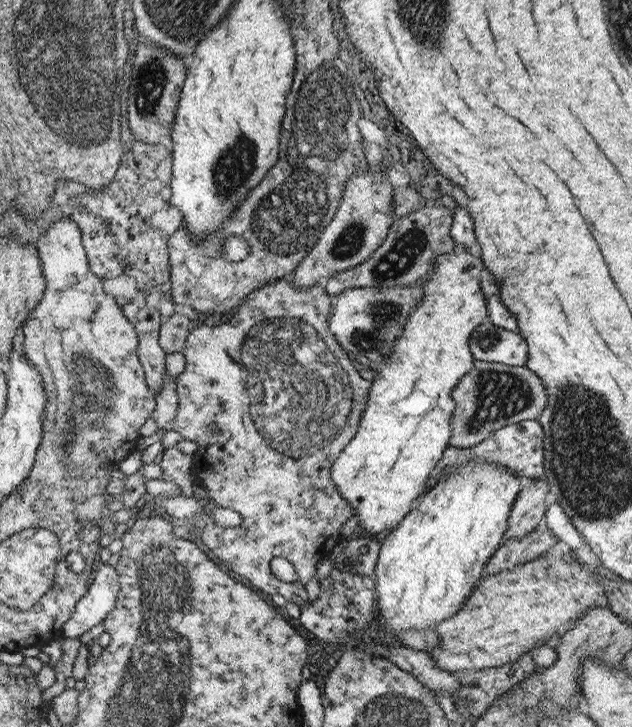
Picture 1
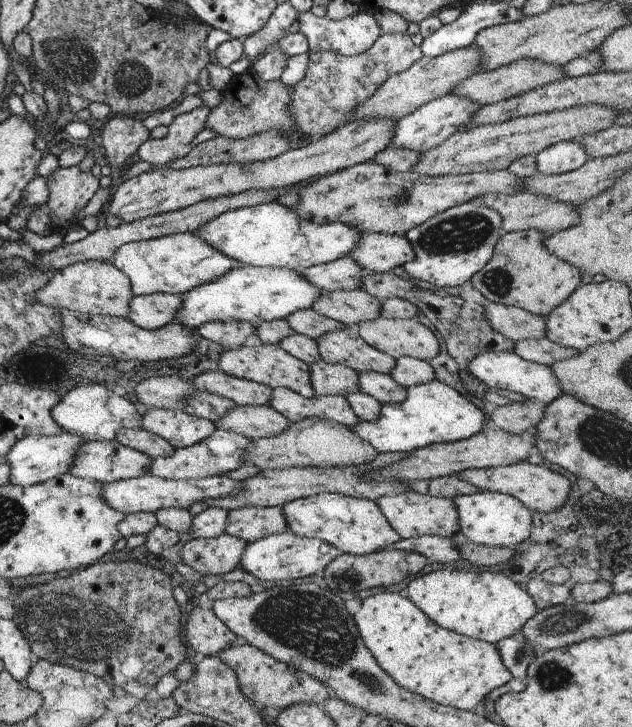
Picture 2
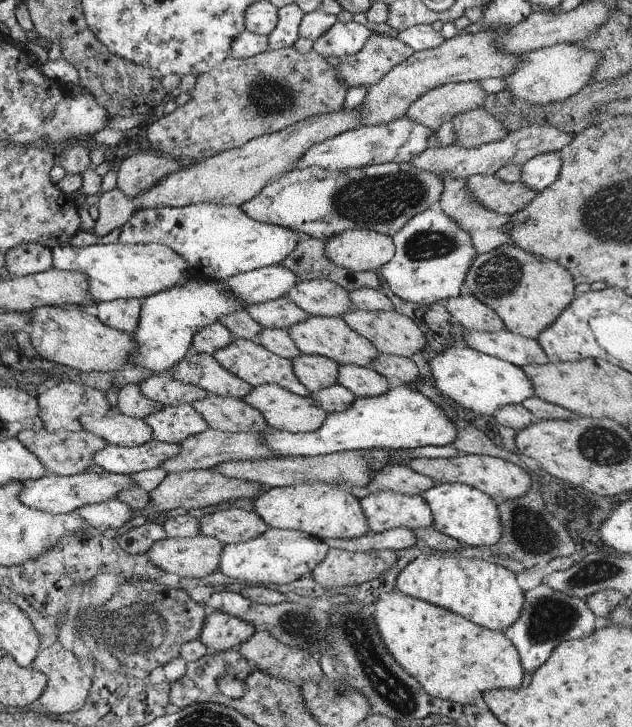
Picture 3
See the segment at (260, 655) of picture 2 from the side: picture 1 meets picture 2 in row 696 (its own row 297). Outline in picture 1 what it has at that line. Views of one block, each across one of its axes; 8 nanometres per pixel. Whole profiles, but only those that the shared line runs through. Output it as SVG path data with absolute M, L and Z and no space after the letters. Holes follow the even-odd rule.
M291 276L252 291L239 304L235 315L228 322L212 328L207 328L204 325L200 327L192 326L183 349L186 362L185 370L179 374L176 380L179 405L177 415L171 426L171 430L180 433L184 440L197 444L197 452L192 454L192 470L196 481L210 492L211 502L214 502L220 508L230 508L242 516L242 523L239 526L220 527L220 525L214 523L213 515L210 514L209 508L206 506L206 499L198 500L195 498L203 506L203 514L199 518L190 520L191 524L201 530L201 533L197 534L194 539L199 540L201 538L205 546L213 551L213 554L218 557L220 562L225 564L227 569L234 570L240 578L247 578L252 586L256 586L256 588L260 588L262 592L268 594L280 594L280 596L286 598L287 602L297 604L299 607L304 607L308 602L308 593L306 593L304 586L308 580L314 578L318 562L332 555L334 546L342 539L340 534L342 526L352 516L355 516L354 509L336 488L331 477L331 468L340 453L358 433L358 424L366 410L370 387L373 383L359 374L358 366L350 361L347 350L339 345L336 337L332 334L329 325L332 303L333 299L326 294L322 283L308 287L308 289L298 289ZM276 557L287 558L294 565L299 580L282 582L279 578L276 578L269 565L271 560Z

